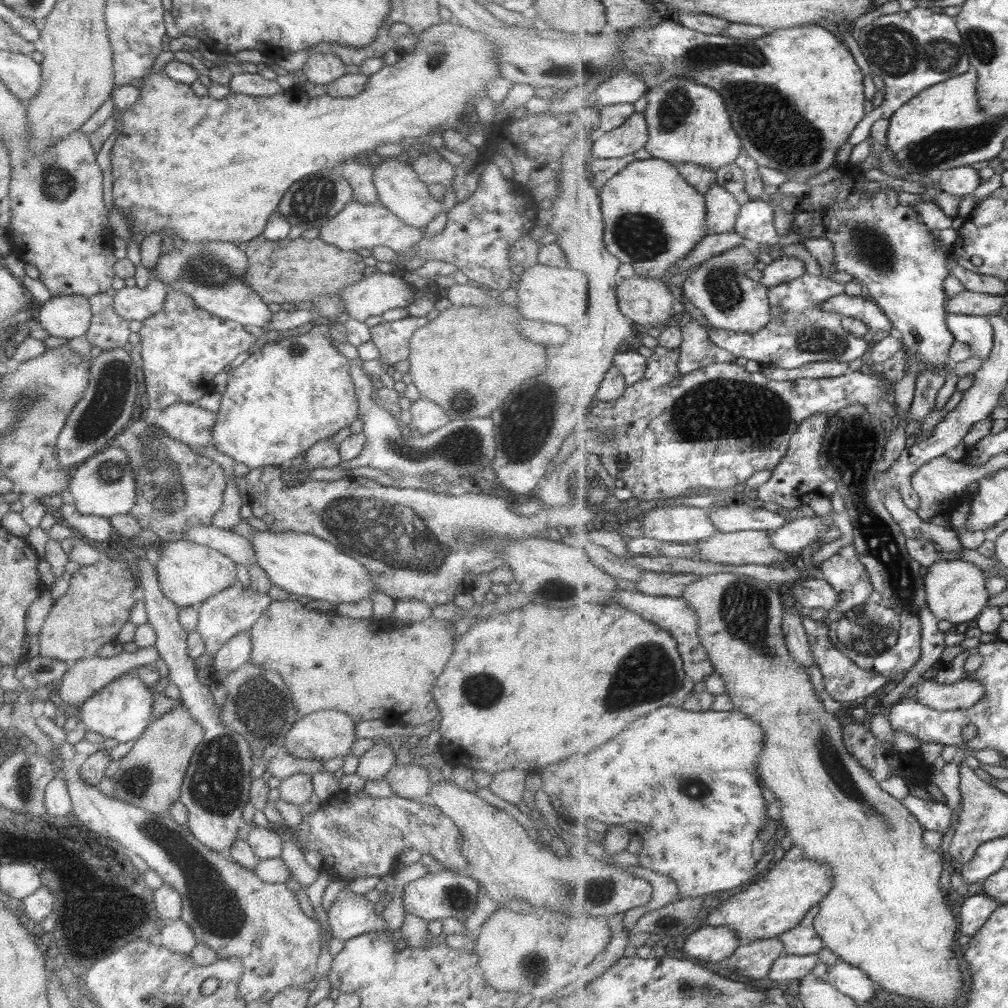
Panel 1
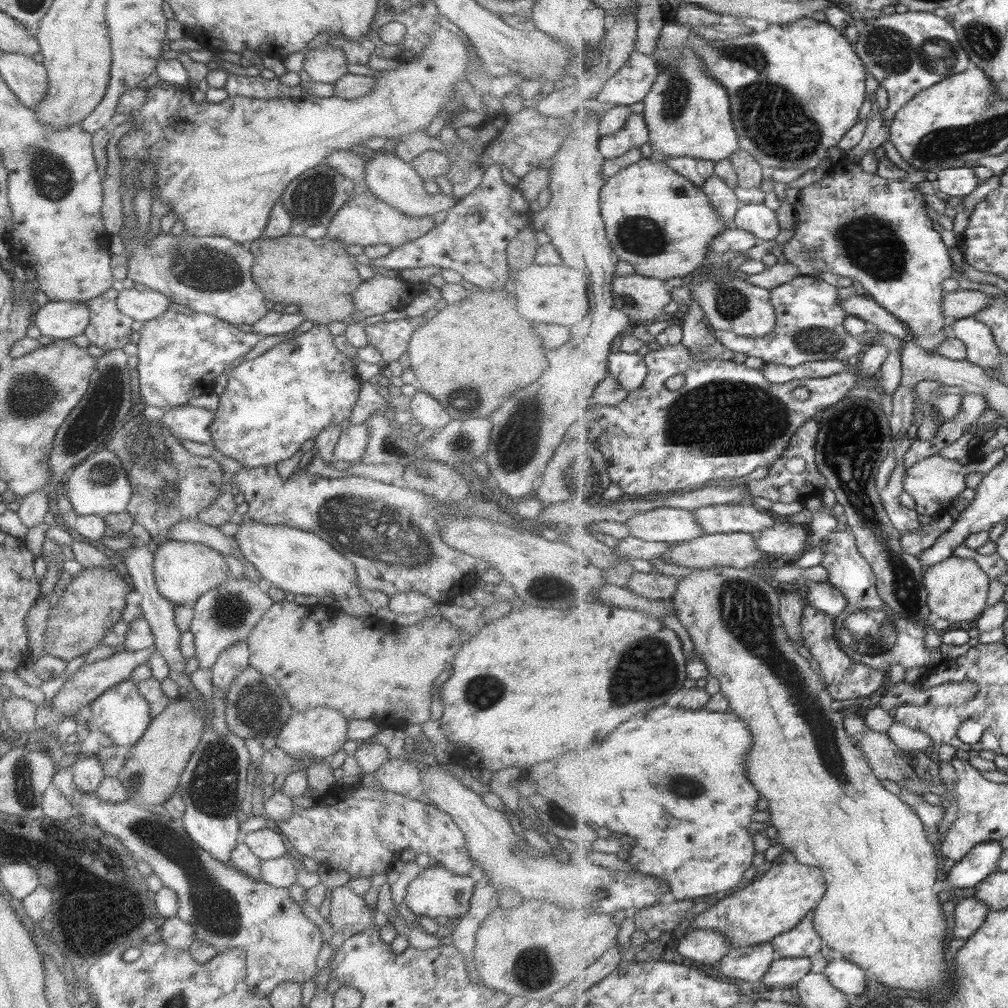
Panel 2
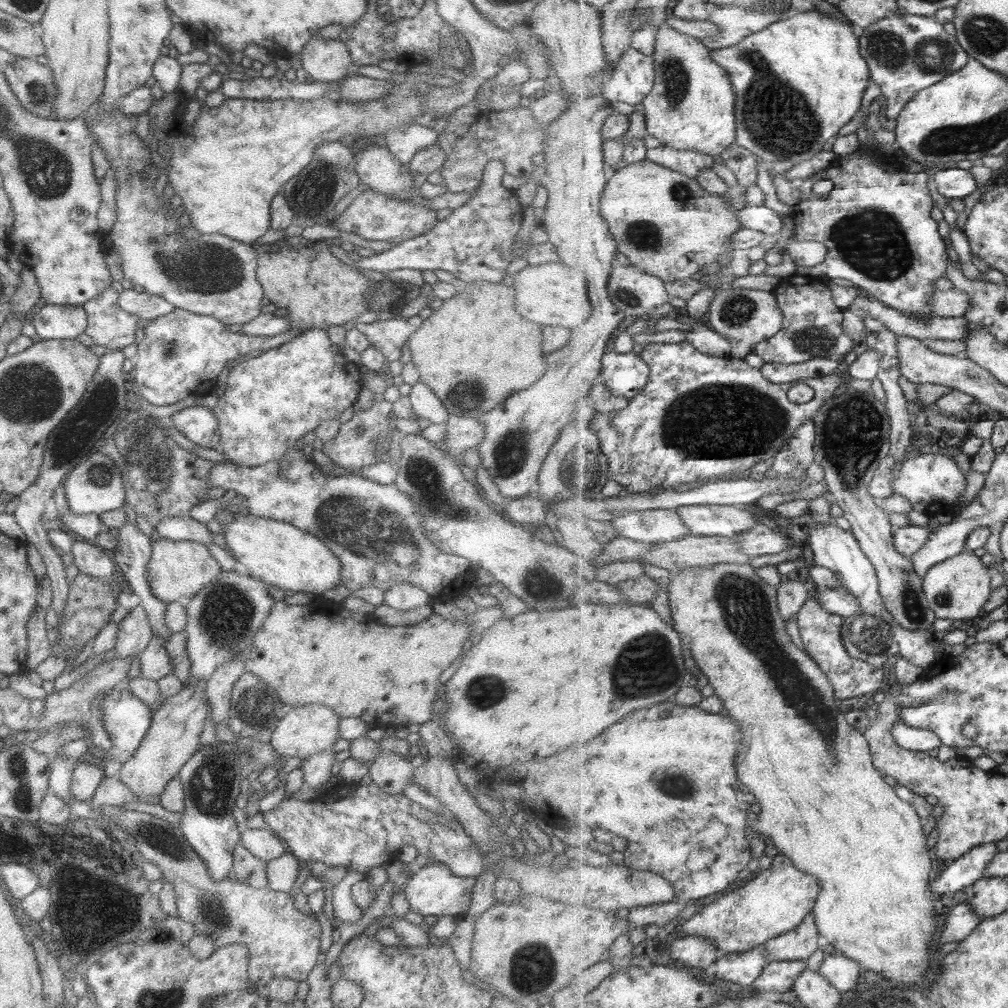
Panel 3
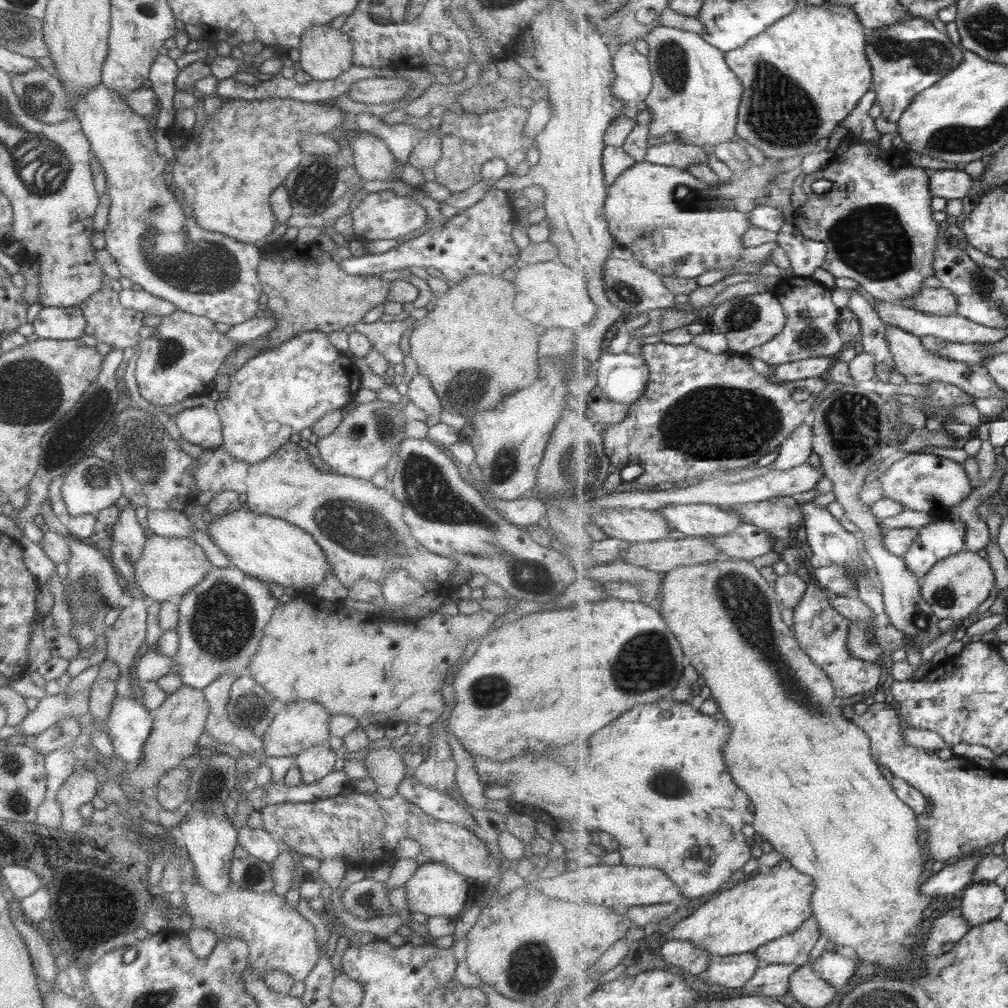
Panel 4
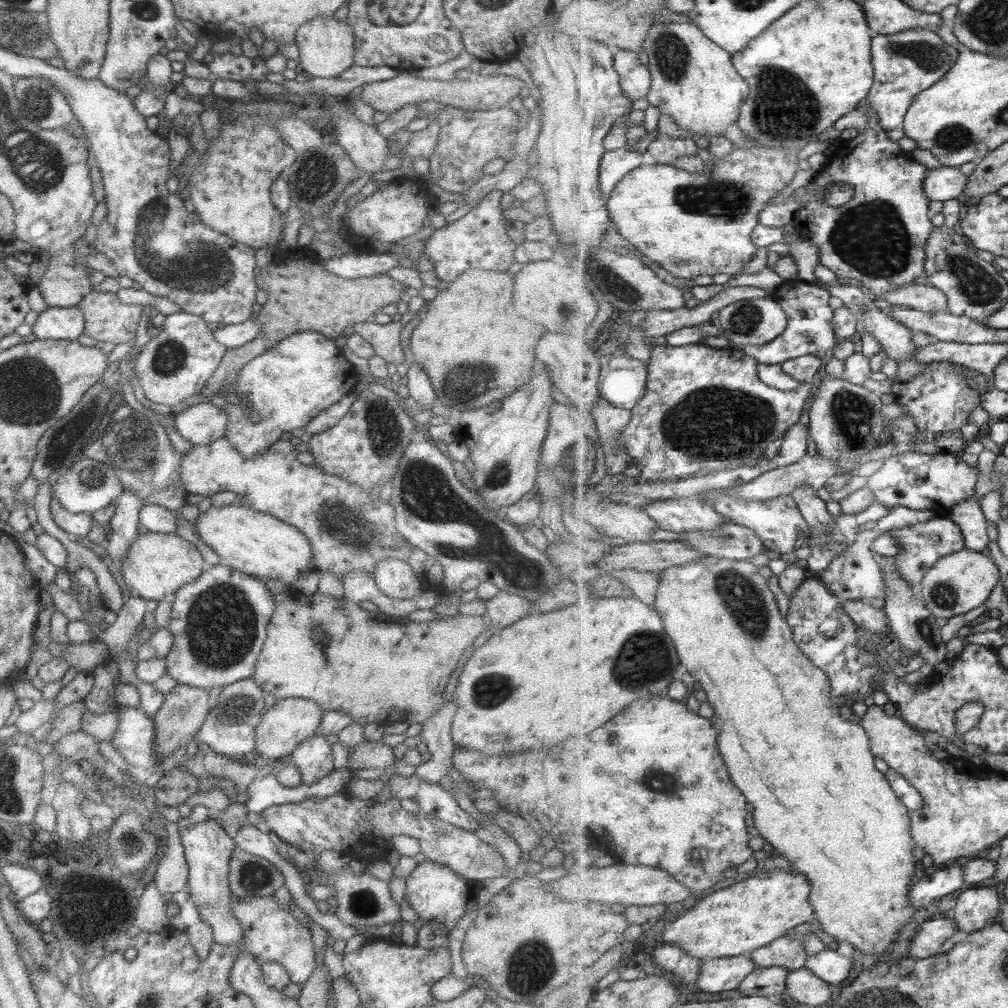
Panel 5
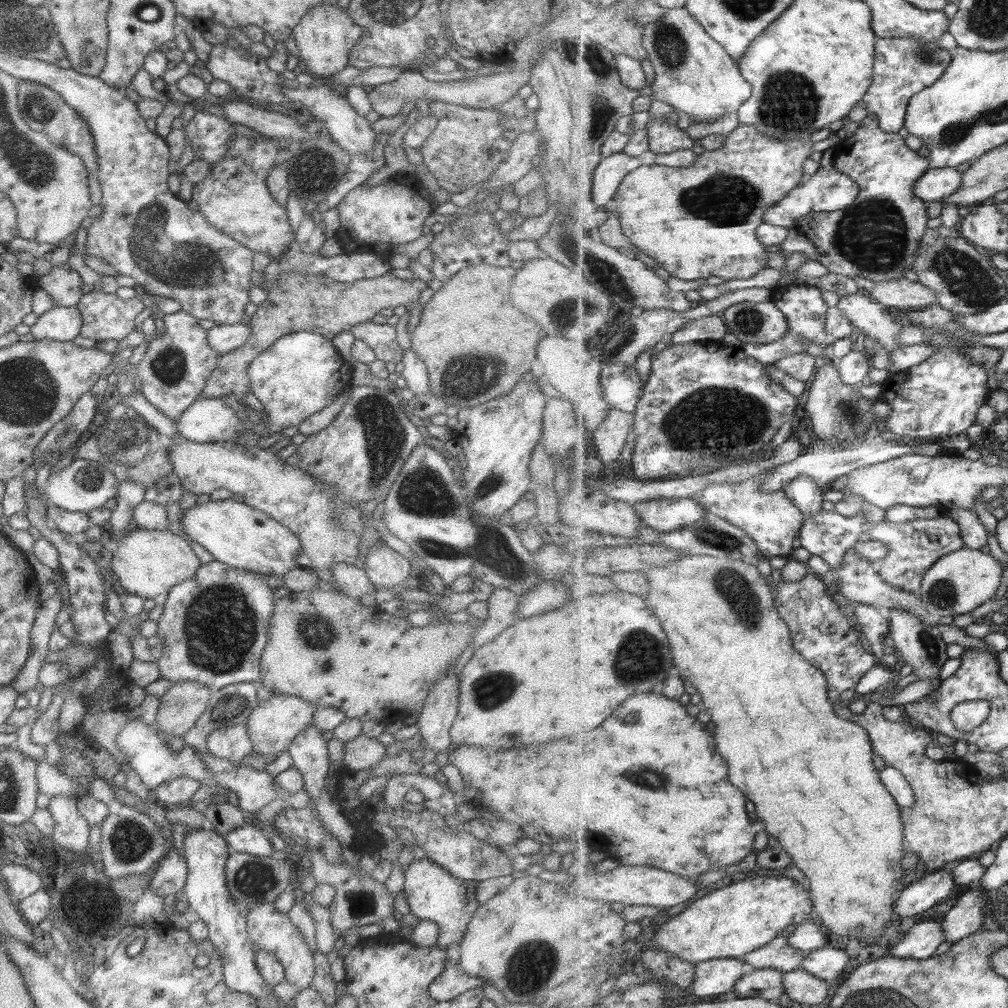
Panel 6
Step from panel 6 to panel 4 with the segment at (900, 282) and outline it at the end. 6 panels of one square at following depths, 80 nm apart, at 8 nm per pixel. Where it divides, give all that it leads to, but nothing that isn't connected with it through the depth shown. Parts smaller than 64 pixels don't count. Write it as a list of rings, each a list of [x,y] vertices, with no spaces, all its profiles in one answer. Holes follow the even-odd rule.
[[[923,288],[921,293],[906,298],[903,304],[930,315],[954,315],[959,306],[957,296],[947,288]]]

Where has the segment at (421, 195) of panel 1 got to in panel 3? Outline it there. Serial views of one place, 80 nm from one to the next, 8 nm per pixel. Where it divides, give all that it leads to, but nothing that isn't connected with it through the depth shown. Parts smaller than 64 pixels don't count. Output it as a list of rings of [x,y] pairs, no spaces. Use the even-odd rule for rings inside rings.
[[[373,143],[360,147],[361,150],[358,149],[354,152],[356,158],[354,173],[358,176],[360,182],[365,184],[369,190],[378,192],[379,194],[385,194],[389,198],[395,199],[395,201],[405,201],[411,203],[411,205],[427,208],[433,212],[441,210],[442,208],[449,208],[449,210],[453,211],[454,208],[463,206],[465,202],[469,202],[469,199],[474,193],[452,193],[445,190],[443,194],[435,198],[426,199],[420,195],[417,187],[412,186],[411,173],[407,166],[397,162],[397,159],[386,148],[377,146]]]

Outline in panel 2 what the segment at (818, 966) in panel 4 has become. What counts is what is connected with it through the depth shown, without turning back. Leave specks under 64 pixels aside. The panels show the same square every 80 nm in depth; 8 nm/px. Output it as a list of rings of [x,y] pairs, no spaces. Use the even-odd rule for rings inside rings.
[[[844,957],[833,958],[822,974],[849,996],[861,996],[867,990],[865,970]]]

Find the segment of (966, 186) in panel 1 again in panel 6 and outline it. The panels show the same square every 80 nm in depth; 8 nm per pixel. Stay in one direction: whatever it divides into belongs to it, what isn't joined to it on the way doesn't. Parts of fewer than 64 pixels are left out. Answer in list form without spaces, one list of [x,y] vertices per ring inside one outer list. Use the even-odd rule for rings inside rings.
[[[932,166],[916,182],[916,193],[927,203],[953,196],[963,184],[962,172],[956,167]]]

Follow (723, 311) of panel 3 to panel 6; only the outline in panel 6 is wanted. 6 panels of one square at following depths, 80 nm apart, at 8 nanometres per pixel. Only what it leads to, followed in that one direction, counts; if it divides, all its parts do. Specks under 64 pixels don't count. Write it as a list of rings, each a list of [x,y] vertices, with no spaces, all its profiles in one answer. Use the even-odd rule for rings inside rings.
[[[773,300],[740,302],[727,309],[723,317],[729,332],[743,344],[773,344],[789,330],[786,314]]]

